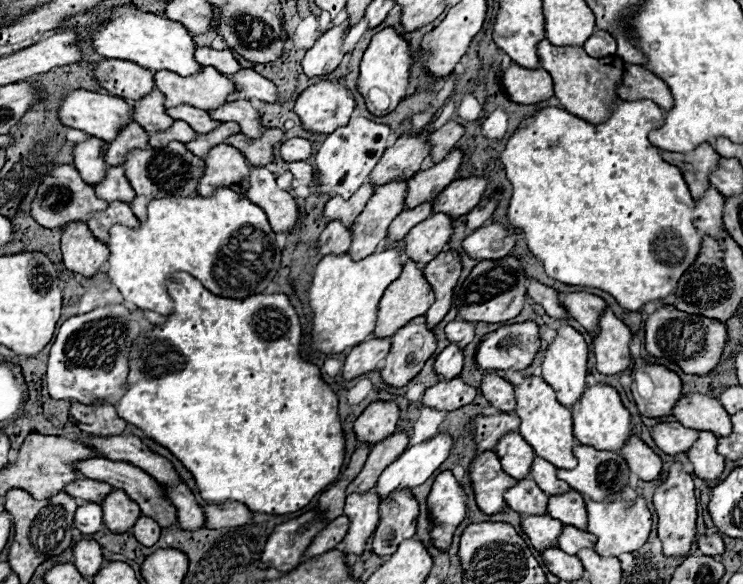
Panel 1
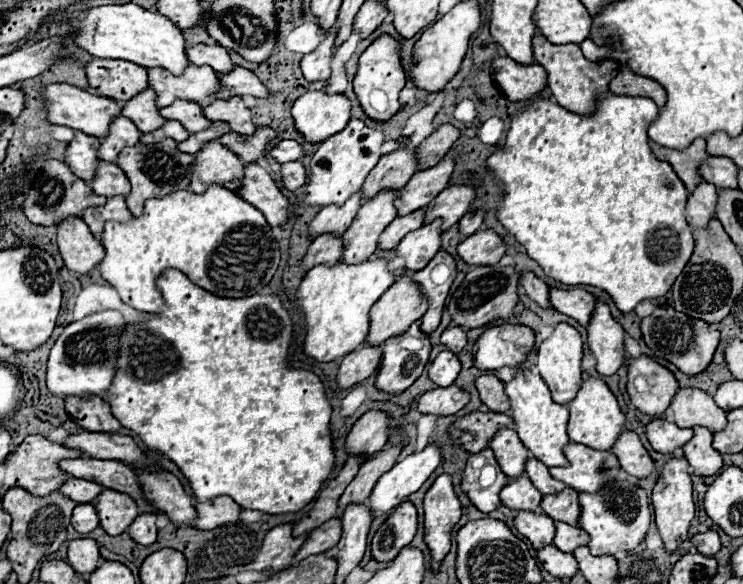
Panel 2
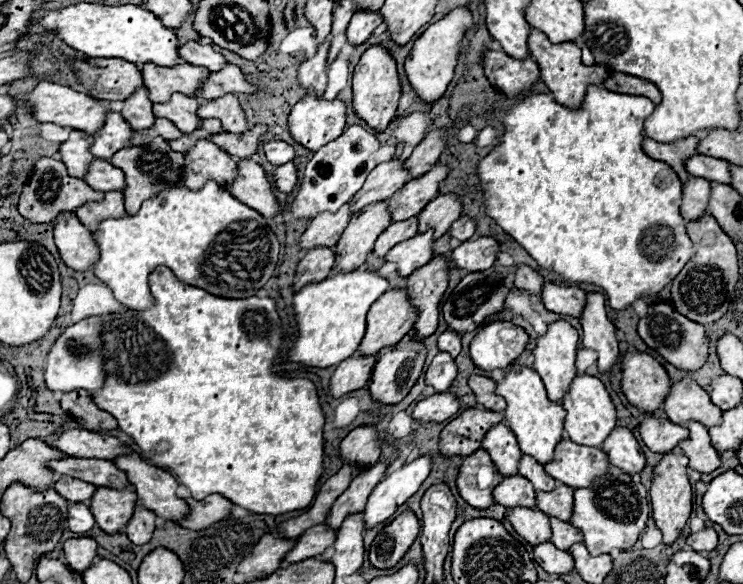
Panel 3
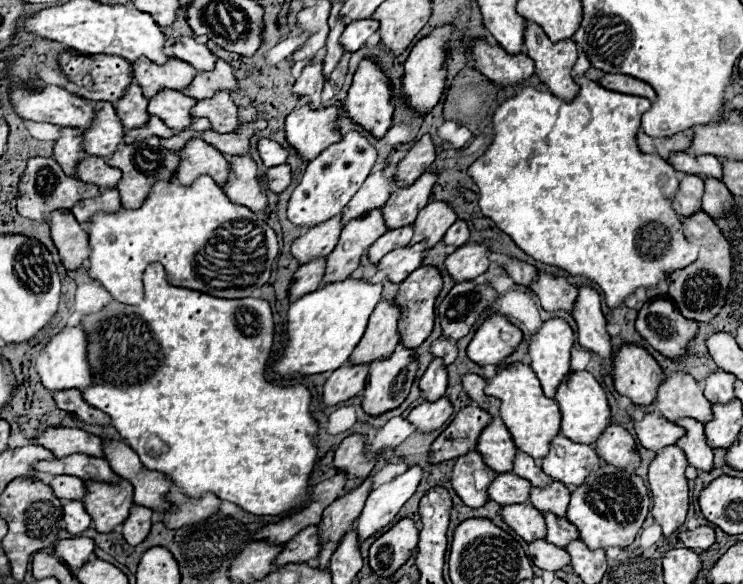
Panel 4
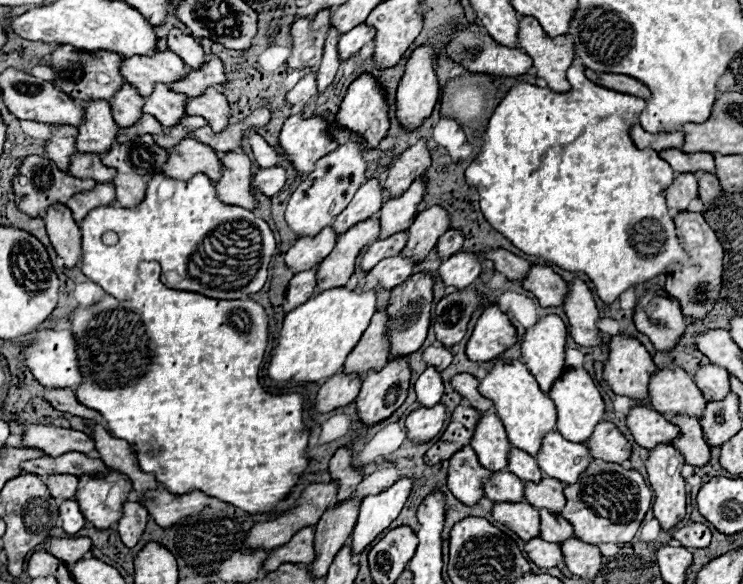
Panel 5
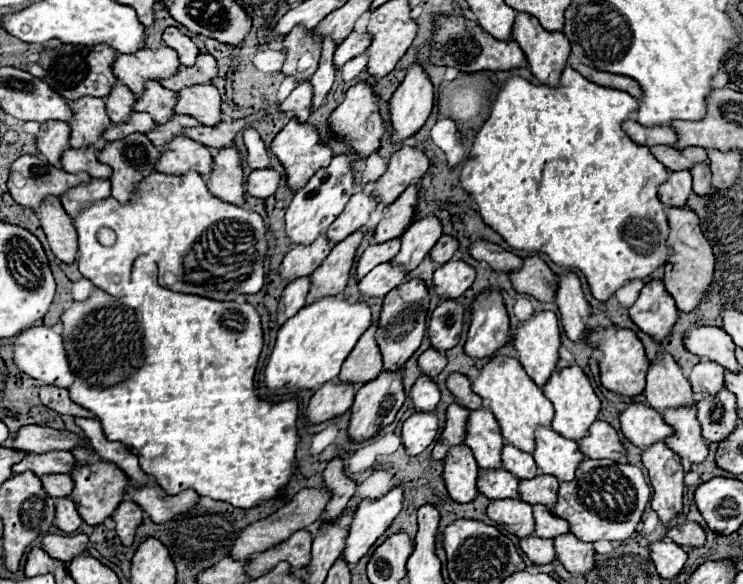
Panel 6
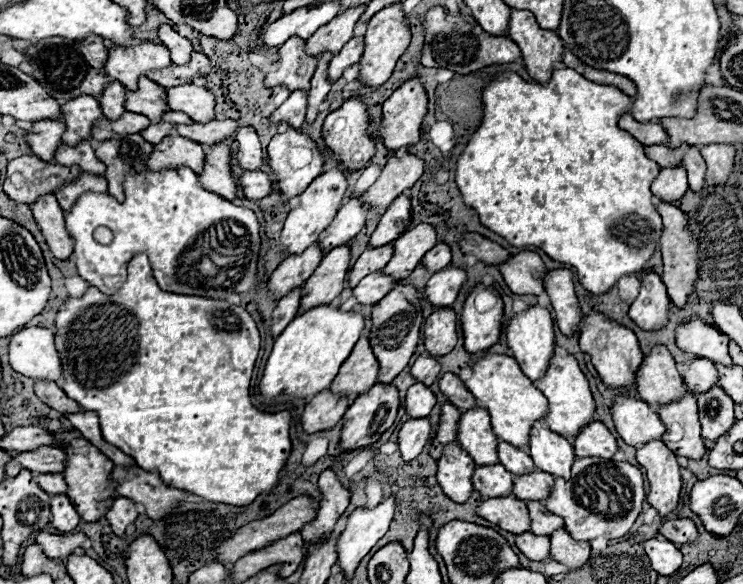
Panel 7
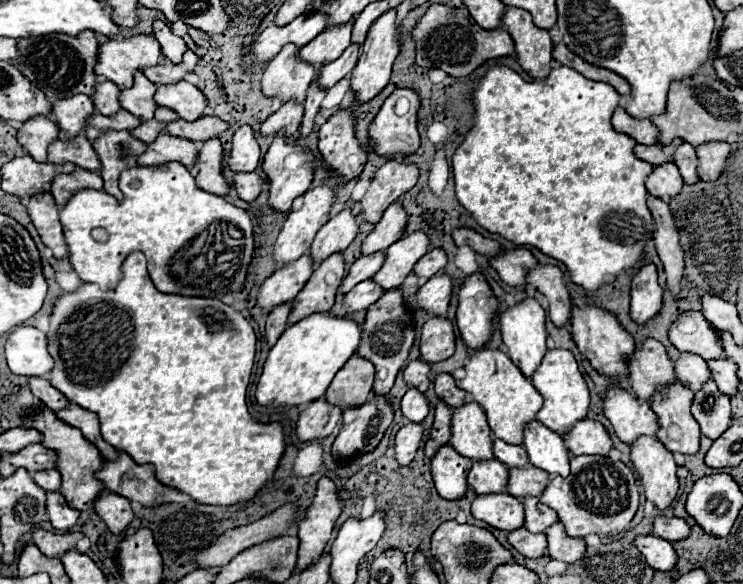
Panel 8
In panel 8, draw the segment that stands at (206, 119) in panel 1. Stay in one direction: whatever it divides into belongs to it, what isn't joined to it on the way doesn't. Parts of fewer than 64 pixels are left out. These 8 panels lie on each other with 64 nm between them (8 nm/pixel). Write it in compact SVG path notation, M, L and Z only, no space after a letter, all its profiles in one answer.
M136 72L134 86L122 90L120 104L124 110L132 112L134 116L140 116L142 120L150 120L158 108L158 104L152 104L154 94L156 94L156 84L152 84L142 72Z

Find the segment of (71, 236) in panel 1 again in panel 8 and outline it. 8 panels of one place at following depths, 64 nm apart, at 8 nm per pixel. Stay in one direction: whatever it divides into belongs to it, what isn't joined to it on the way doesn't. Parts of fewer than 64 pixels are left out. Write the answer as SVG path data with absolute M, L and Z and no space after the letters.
M50 192L36 194L28 202L28 214L42 238L42 242L52 248L54 258L64 258L68 254L68 244L64 240L62 224L58 220L58 206Z

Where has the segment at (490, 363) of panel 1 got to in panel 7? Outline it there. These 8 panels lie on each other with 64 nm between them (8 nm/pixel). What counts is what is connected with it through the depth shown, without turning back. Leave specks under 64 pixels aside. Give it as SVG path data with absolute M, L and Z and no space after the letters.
M478 284L466 296L462 308L464 348L470 354L480 354L492 348L504 328L504 306L500 294L492 286Z

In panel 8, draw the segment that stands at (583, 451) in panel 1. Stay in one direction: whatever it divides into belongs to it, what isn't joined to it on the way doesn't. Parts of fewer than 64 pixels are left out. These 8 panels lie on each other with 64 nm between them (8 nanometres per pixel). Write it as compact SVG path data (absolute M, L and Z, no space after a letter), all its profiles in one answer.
M532 420L524 428L524 446L530 456L530 462L536 468L546 470L548 474L570 474L570 456L564 446L564 438L552 432L548 426Z

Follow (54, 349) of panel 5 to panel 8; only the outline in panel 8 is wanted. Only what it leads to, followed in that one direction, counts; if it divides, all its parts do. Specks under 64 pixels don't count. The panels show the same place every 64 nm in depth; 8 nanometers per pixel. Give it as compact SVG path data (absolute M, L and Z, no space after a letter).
M18 326L10 332L6 342L8 366L20 376L40 376L50 378L54 360L48 352L46 332L32 326Z

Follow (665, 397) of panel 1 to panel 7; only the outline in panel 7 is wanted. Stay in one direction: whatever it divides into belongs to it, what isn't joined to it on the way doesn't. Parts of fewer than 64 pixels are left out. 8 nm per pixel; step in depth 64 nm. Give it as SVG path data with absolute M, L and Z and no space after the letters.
M590 312L580 322L580 346L584 352L588 352L592 356L592 364L608 388L636 390L636 374L640 370L644 354L640 350L638 338L632 330L604 318L602 314Z

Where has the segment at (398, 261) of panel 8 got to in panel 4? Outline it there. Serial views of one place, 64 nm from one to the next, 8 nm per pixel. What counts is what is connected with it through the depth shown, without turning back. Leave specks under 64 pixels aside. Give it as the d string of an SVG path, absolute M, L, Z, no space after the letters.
M430 202L426 208L420 210L414 222L414 238L410 244L426 240L426 248L432 248L436 242L442 240L452 222L456 222L456 212L448 202Z

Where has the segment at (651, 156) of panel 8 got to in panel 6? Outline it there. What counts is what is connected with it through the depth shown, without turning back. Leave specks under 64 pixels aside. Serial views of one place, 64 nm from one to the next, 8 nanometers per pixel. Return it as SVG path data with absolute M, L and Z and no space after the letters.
M650 148L650 150L670 170L690 170L694 164L700 164L700 162L710 166L710 160L708 160L708 154L704 148L688 148L688 150Z

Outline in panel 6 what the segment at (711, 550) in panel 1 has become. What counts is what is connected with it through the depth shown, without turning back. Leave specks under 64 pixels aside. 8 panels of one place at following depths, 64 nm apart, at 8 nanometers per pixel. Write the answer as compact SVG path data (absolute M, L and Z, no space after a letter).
M684 522L684 524L668 530L666 536L672 538L680 546L700 546L706 542L706 532L696 522Z

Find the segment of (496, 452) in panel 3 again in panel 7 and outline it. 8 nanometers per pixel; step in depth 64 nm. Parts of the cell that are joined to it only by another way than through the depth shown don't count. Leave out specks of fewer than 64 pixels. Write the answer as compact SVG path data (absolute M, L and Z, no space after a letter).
M480 406L466 410L462 414L456 444L468 450L468 454L474 458L476 464L500 464L496 460L498 438L492 430L490 412Z

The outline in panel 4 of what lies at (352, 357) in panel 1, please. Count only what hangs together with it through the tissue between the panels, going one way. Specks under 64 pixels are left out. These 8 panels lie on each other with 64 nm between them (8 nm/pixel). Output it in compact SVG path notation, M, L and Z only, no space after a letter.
M346 362L342 368L334 370L324 384L324 404L332 406L360 394L366 384L368 368L368 364Z

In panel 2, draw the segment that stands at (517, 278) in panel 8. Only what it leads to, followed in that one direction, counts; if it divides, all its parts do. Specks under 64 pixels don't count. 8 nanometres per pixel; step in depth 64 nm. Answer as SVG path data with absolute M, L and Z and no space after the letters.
M550 288L550 302L558 312L578 320L582 326L588 326L592 312L596 308L596 298L592 294L588 294L586 290Z

